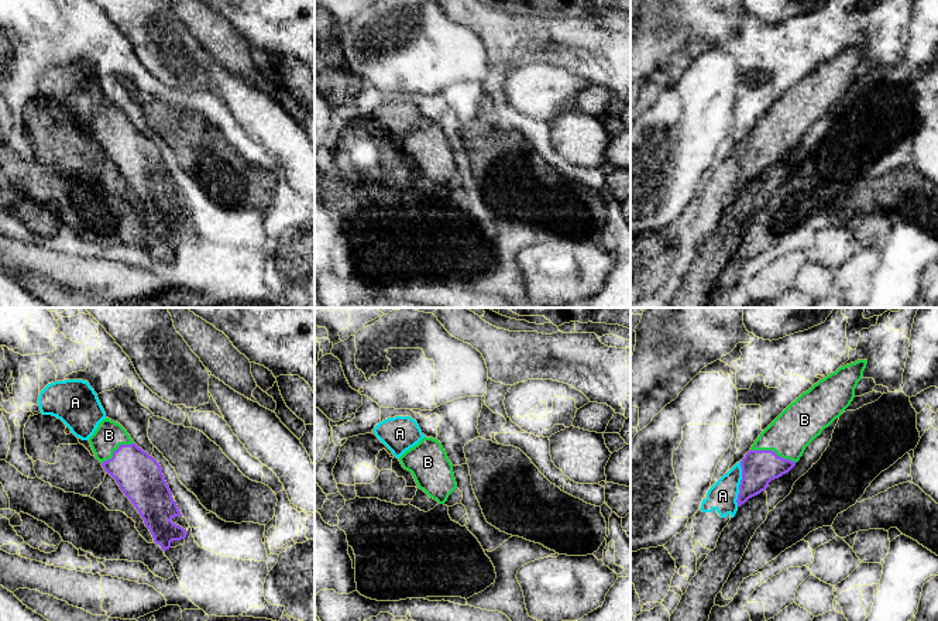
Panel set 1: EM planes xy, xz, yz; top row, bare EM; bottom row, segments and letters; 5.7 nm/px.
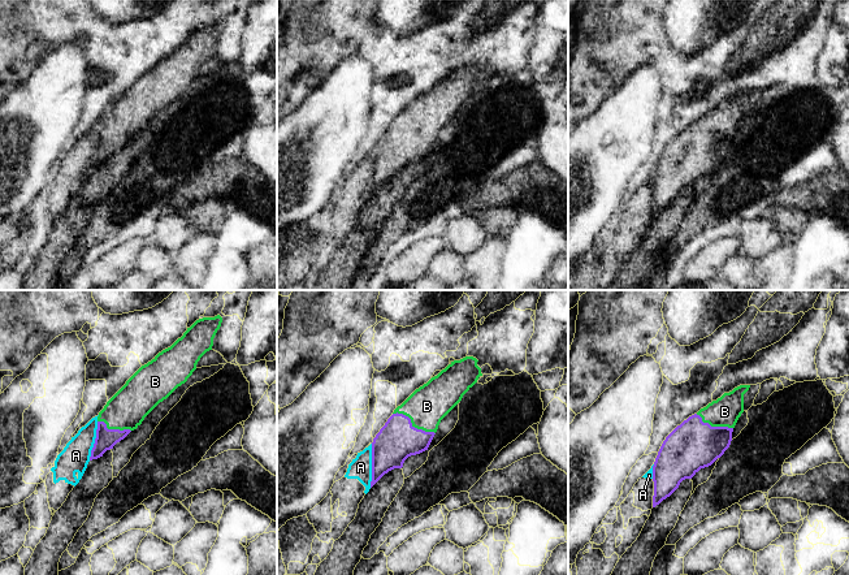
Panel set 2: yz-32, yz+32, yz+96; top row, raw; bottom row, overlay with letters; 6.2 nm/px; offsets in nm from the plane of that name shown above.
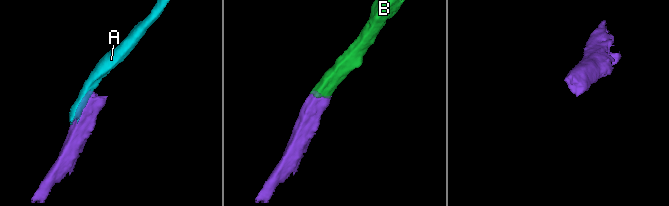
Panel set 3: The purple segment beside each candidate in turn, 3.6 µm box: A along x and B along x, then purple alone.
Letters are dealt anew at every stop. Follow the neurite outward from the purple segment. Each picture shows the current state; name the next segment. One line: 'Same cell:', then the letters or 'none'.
Same cell: B

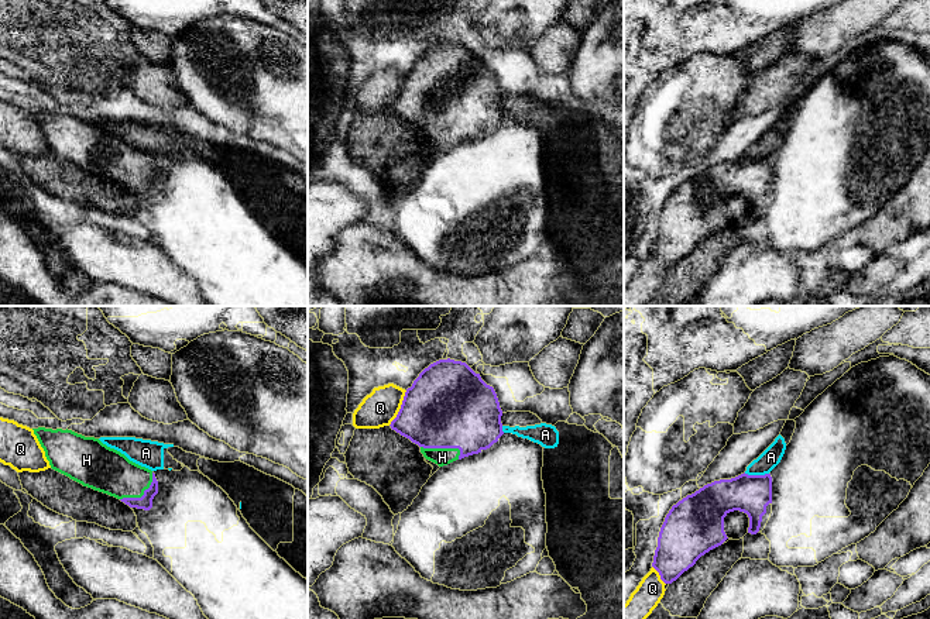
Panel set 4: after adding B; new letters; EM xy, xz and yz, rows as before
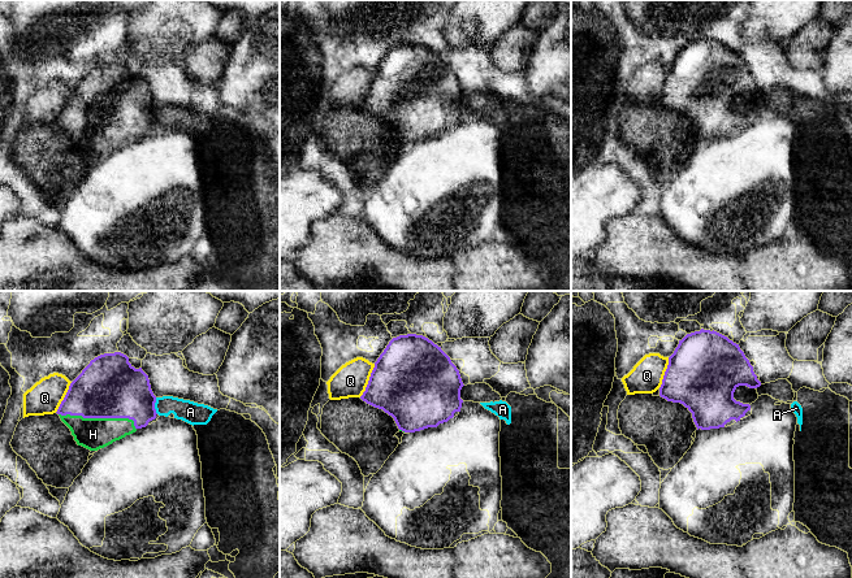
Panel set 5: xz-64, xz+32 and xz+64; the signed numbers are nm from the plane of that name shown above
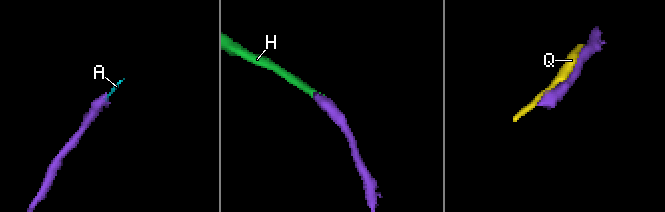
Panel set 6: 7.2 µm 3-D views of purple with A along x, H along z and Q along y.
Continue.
Same cell: H

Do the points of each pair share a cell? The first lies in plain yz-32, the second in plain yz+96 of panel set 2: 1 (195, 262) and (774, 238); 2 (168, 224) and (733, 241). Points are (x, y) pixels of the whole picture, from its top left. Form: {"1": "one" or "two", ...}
{"1": "two", "2": "two"}

